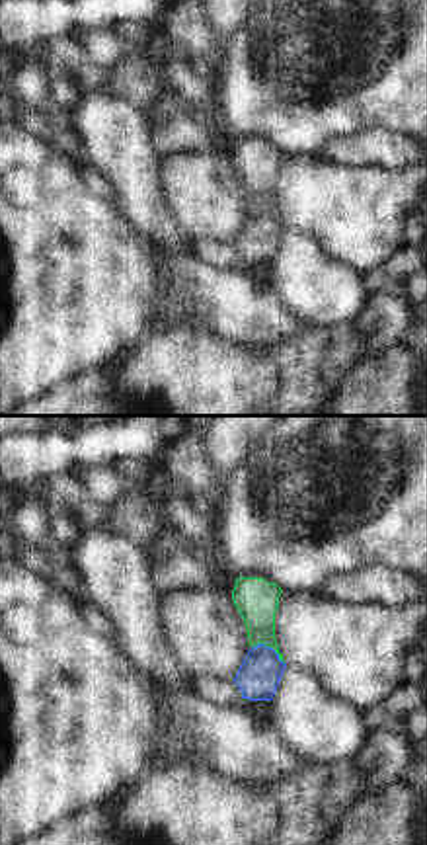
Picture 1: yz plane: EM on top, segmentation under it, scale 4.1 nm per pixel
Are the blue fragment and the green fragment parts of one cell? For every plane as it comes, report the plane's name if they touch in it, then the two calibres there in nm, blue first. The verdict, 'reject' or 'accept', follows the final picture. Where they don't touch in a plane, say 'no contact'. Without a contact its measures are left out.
yz | 170/180 nm

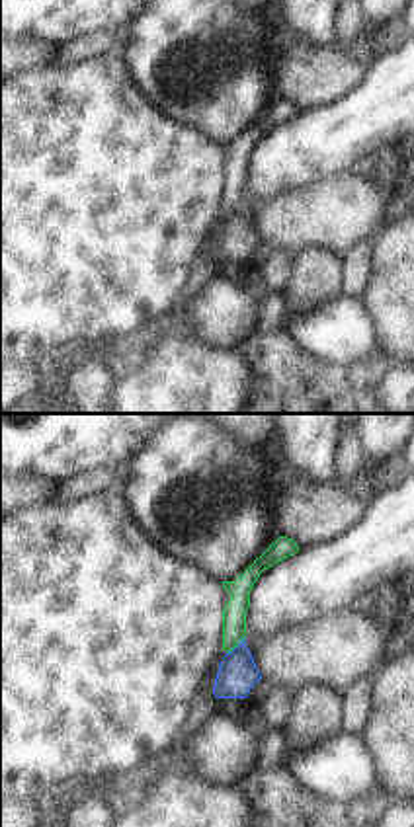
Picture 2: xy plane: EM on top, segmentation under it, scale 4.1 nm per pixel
xy | 160/100 nm

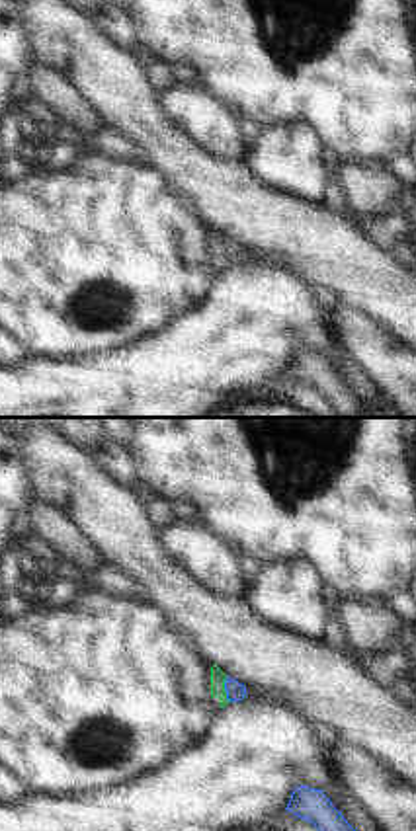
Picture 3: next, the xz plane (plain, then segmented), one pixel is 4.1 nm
xz | 80/60 nm

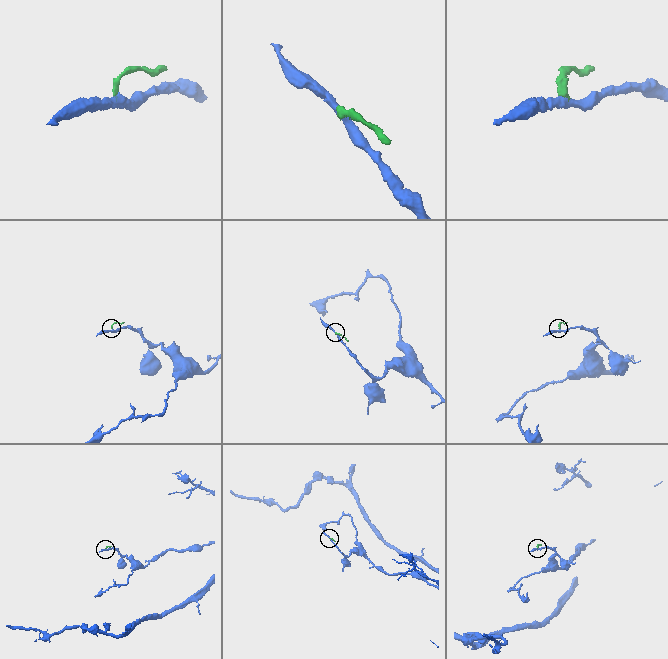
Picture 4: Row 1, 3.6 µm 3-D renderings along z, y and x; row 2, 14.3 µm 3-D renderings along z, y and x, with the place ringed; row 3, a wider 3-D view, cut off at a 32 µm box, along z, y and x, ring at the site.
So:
reject

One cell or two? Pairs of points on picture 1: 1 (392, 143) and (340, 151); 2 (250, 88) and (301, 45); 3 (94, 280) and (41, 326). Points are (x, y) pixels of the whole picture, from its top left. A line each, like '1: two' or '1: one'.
1: one
2: one
3: one

